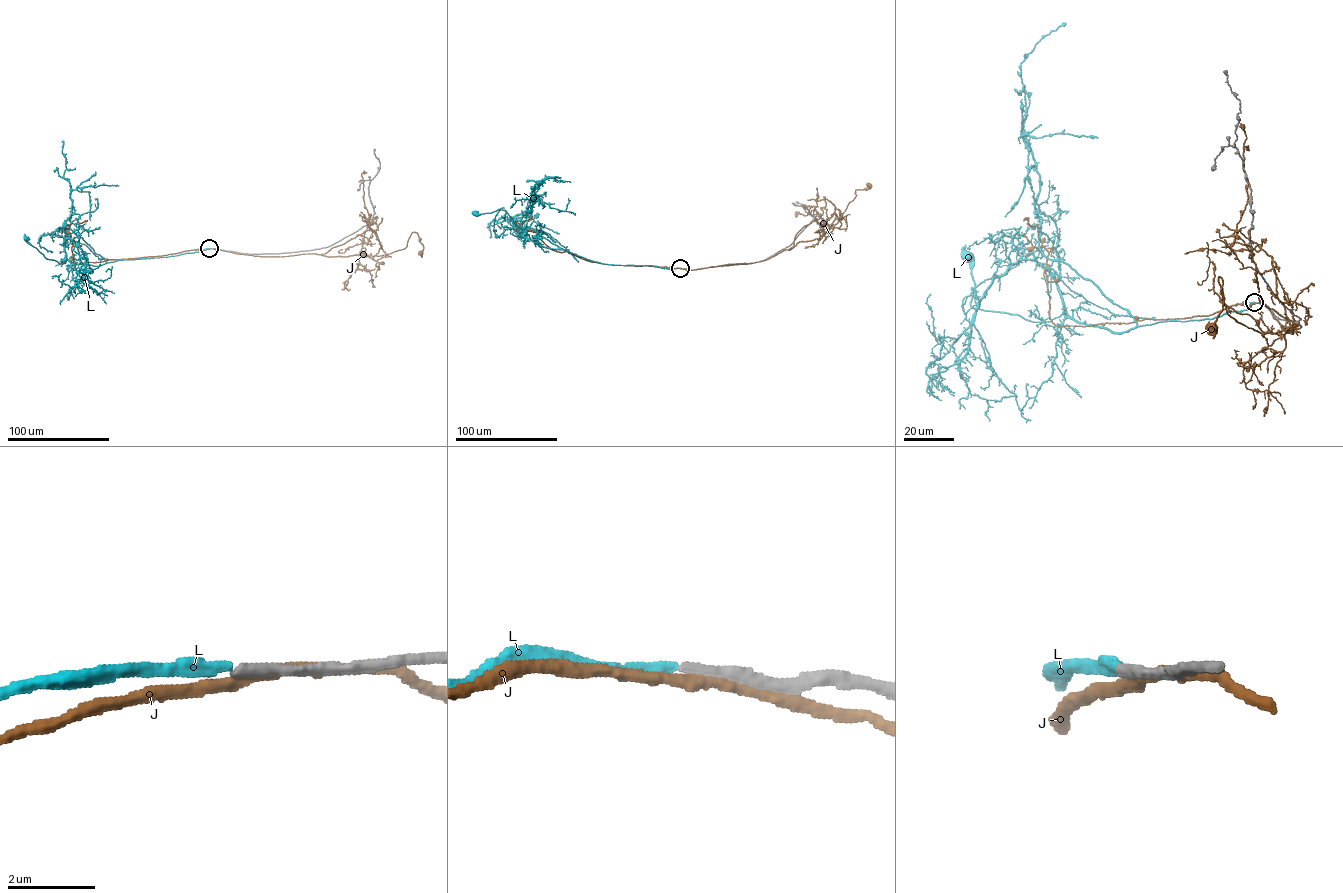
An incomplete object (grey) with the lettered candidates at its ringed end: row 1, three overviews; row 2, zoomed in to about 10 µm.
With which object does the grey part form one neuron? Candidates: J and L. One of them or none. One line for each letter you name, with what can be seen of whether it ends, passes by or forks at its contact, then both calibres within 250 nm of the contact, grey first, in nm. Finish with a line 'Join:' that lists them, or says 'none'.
L: It ends there. Thickness 240 nm (grey) against 320 nm
Join: L

